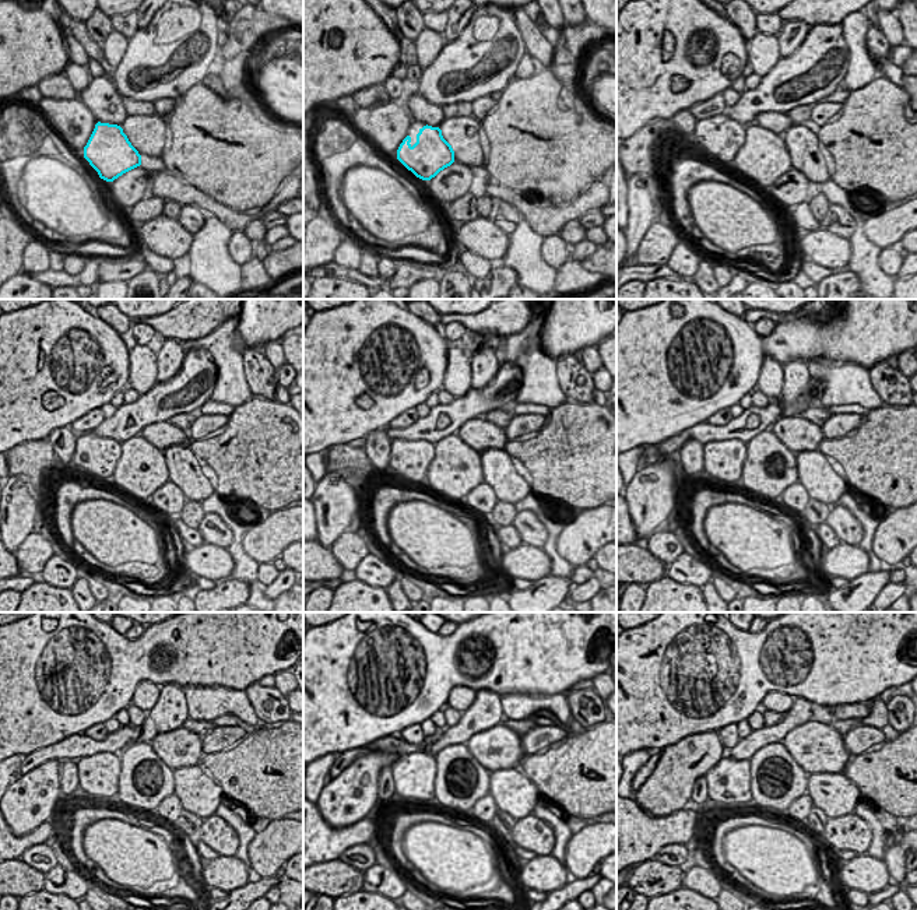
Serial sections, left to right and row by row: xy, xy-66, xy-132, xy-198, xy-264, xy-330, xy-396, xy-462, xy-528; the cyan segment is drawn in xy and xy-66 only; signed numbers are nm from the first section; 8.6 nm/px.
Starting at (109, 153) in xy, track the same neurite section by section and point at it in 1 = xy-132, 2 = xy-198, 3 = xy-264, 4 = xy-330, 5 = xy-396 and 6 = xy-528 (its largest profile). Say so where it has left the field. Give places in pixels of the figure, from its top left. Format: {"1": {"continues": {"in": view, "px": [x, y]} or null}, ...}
{"1": {"continues": {"in": "xy-132", "px": [763, 157]}}, "2": {"continues": {"in": "xy-198", "px": [143, 468]}}, "3": {"continues": {"in": "xy-264", "px": [456, 470]}}, "4": {"continues": {"in": "xy-330", "px": [770, 467]}}, "5": {"continues": {"in": "xy-396", "px": [146, 780]}}, "6": {"continues": {"in": "xy-528", "px": [777, 780]}}}

